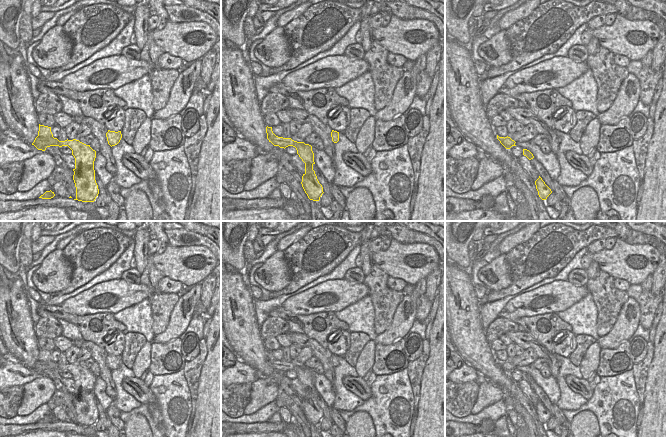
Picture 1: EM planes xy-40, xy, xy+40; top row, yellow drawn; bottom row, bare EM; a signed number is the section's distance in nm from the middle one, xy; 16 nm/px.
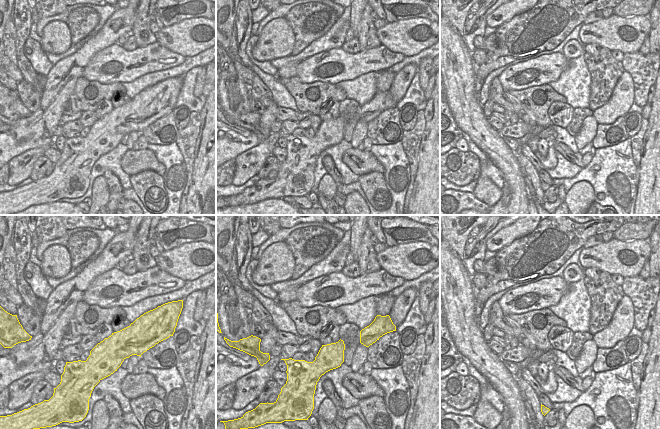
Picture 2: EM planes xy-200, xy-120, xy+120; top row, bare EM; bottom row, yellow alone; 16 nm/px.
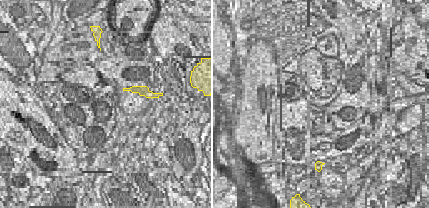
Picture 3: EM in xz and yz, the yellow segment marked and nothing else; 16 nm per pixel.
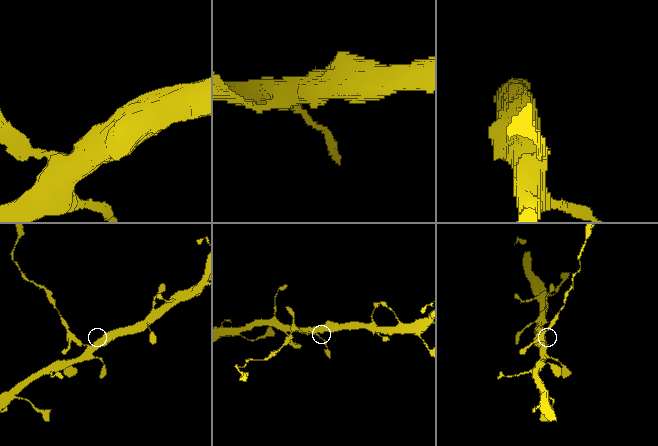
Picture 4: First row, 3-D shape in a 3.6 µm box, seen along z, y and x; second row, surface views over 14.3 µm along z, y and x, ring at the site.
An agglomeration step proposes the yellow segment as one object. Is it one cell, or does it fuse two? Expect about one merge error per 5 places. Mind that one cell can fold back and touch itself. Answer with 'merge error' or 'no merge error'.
merge error

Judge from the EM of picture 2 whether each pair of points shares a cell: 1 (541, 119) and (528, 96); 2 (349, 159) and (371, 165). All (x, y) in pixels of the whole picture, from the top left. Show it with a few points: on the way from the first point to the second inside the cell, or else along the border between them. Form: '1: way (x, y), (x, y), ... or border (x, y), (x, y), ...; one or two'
1: way (541, 113), (533, 102); one
2: way (354, 159), (361, 163), (366, 163); one

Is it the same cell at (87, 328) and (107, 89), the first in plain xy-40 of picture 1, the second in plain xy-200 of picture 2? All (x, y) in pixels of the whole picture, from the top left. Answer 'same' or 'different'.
same

